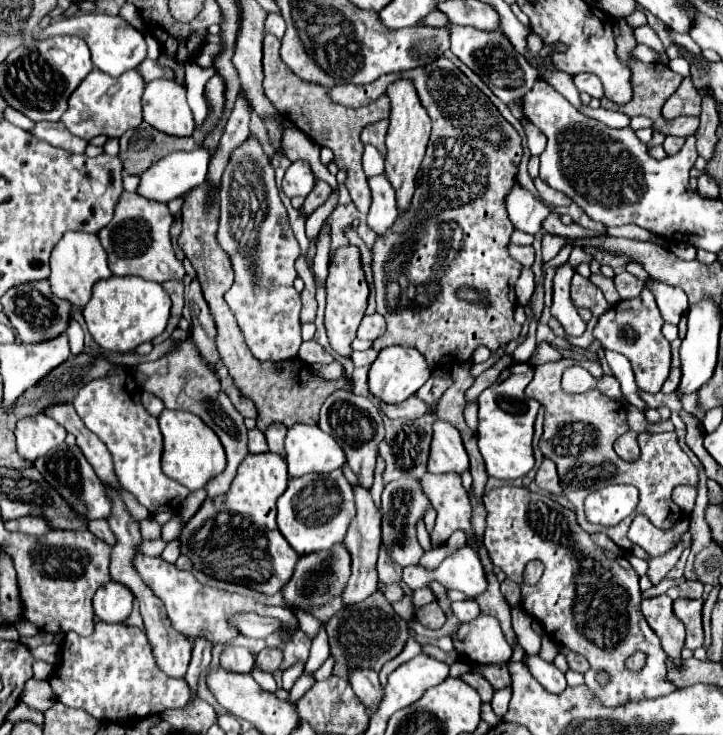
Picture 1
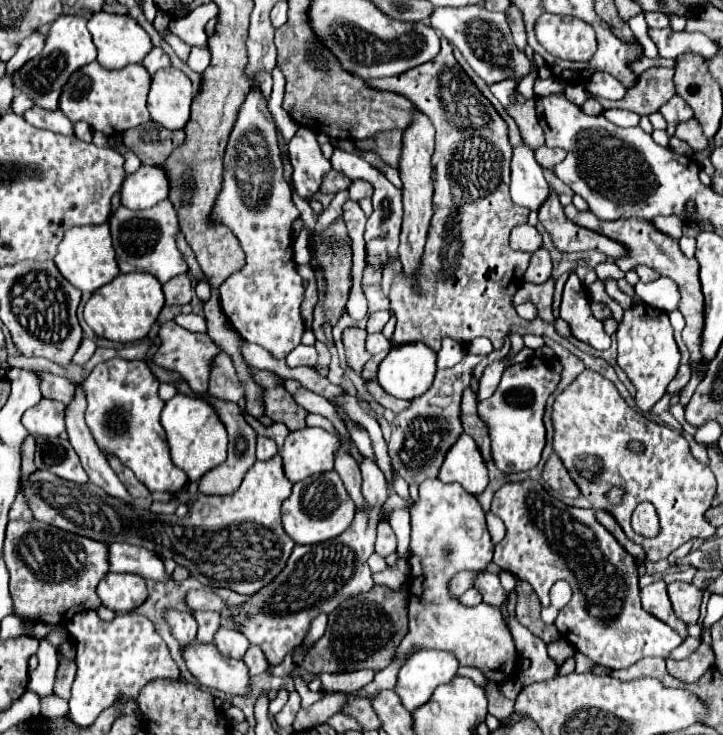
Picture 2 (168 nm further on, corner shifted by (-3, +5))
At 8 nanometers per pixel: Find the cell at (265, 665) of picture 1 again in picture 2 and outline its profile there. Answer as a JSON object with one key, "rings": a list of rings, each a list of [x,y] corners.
{"rings":[[[251,646],[251,648],[247,650],[243,662],[249,666],[249,674],[251,674],[251,676],[257,676],[257,674],[261,674],[261,672],[267,672],[267,668],[269,668],[269,662],[267,662],[267,658],[265,658],[265,654],[261,652],[259,646]]]}

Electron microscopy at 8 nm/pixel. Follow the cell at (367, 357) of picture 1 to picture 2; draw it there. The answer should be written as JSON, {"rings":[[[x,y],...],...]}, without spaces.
{"rings":[[[369,334],[367,336],[367,352],[377,354],[377,352],[385,352],[389,348],[391,348],[391,342],[383,334]]]}

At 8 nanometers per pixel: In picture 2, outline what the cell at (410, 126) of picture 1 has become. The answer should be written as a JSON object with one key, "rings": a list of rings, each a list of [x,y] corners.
{"rings":[[[413,108],[413,116],[409,126],[403,132],[403,144],[401,144],[401,158],[399,158],[399,176],[403,182],[403,228],[401,228],[401,244],[399,244],[399,260],[403,264],[403,270],[413,276],[419,268],[419,258],[423,254],[427,230],[429,230],[429,218],[433,216],[433,180],[431,180],[431,156],[433,156],[433,136],[435,128],[425,118],[421,110]]]}

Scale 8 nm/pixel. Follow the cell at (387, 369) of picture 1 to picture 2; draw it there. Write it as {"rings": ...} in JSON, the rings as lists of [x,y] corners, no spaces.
{"rings":[[[399,344],[389,350],[377,370],[377,382],[395,398],[421,396],[435,376],[435,352],[421,344]]]}

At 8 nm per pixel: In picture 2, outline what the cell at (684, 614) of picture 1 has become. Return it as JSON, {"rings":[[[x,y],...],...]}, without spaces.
{"rings":[[[671,582],[667,586],[667,592],[669,592],[675,614],[685,624],[697,624],[703,592],[697,586],[687,584],[687,582]]]}

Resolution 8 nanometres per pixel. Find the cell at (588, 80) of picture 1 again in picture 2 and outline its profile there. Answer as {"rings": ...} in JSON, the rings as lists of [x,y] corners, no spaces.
{"rings":[[[605,72],[591,74],[591,78],[585,82],[585,90],[597,98],[609,98],[609,100],[619,100],[627,92],[621,86],[621,82],[617,82],[611,74]]]}

